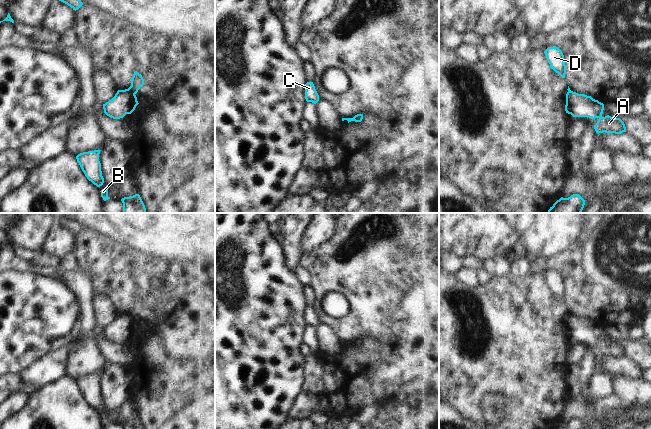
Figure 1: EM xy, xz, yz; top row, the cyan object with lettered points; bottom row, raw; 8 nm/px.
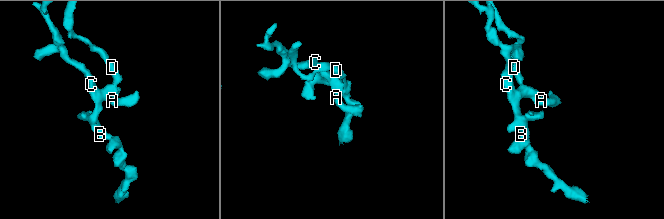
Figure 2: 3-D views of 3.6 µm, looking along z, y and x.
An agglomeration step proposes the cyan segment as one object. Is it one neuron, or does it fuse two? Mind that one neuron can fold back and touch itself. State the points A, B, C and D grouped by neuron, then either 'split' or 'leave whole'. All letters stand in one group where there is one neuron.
groups A B C / D; split

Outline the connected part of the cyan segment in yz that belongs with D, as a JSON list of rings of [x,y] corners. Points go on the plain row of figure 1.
[[[554,270],[554,271],[548,271],[544,275],[544,277],[550,288],[550,291],[562,302],[565,302],[566,289],[564,286],[564,279],[562,275],[558,271]]]

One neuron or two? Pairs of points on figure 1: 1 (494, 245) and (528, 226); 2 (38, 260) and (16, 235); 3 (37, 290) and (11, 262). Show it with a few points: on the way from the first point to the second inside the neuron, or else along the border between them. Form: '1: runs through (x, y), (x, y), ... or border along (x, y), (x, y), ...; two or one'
1: border along (507, 223), (516, 232), (519, 240); two
2: border along (42, 251), (35, 256); two
3: border along (10, 269), (33, 272), (43, 276); two

